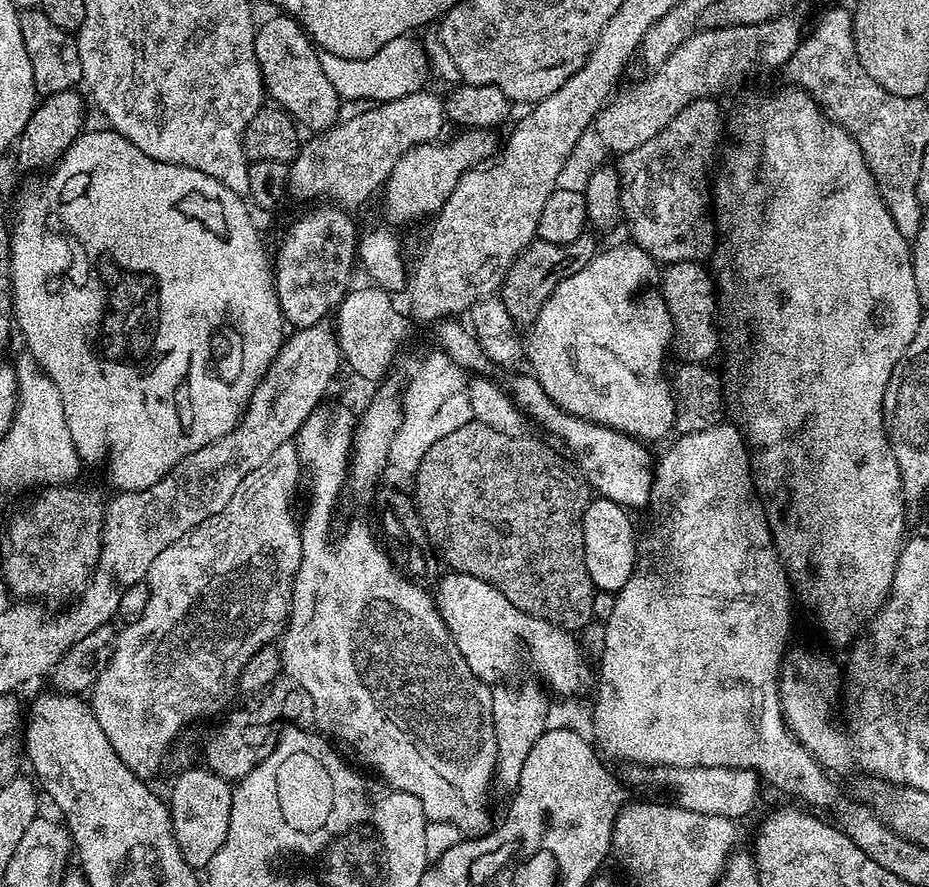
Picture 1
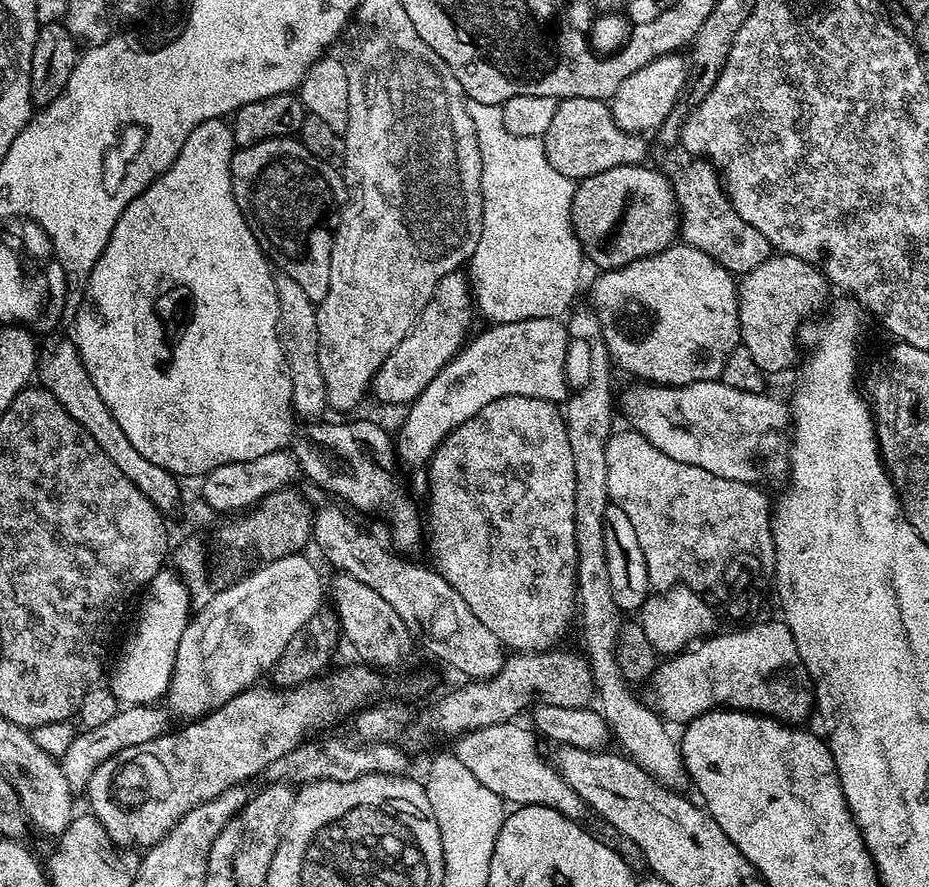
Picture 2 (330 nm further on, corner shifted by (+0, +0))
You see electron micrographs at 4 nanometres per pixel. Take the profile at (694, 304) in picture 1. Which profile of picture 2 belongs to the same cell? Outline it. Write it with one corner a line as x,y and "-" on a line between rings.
783,254
769,256
762,266
743,273
739,277
736,293
738,294
738,316
740,318
740,344
750,354
754,354
754,362
765,374
784,372
796,360
796,335
800,332
800,323
820,312
829,303
828,288
830,281
810,262
802,258
794,258

